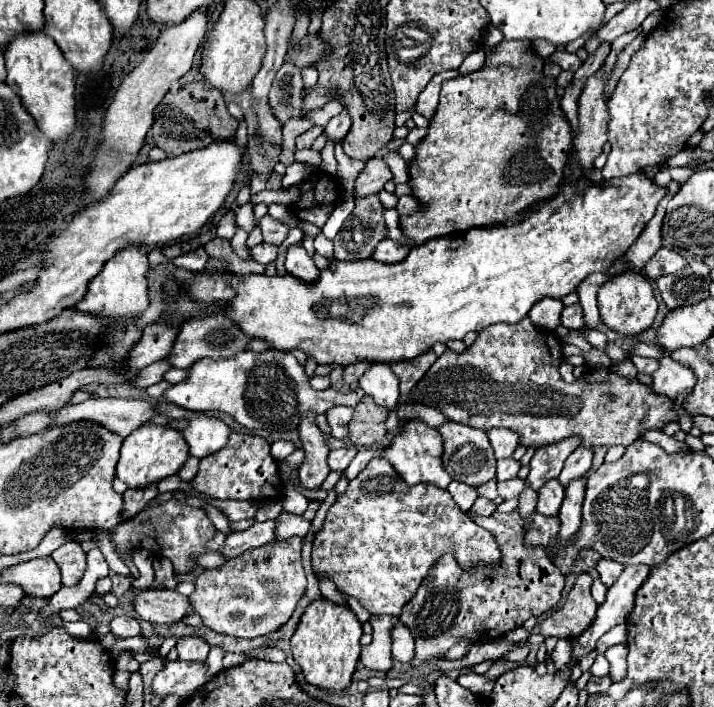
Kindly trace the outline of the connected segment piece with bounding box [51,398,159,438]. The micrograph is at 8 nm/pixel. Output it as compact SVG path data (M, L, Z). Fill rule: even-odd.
M89 398L81 404L69 404L55 414L53 424L65 424L73 420L99 422L105 428L121 434L123 438L131 434L137 426L153 420L157 416L155 404L147 400L123 400L123 398Z

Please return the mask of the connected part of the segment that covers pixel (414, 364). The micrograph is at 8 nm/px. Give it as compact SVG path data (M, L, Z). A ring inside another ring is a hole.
M427 350L425 354L419 354L417 358L403 360L397 364L391 364L391 370L399 378L399 388L401 388L401 402L409 402L409 390L423 378L423 374L431 368L431 364L437 360L433 350Z

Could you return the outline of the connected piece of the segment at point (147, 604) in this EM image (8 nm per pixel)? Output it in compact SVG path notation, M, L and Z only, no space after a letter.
M143 590L135 596L133 606L151 624L175 624L193 614L189 598L175 590Z

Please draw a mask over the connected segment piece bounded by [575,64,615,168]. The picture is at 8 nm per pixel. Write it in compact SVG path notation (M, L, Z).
M605 64L601 70L597 70L585 84L581 96L579 96L579 134L575 138L575 150L579 156L579 164L583 168L593 168L593 160L601 154L603 144L607 142L607 124L609 124L609 108L605 98L605 86L611 80L615 72L615 66L611 70L605 70Z

